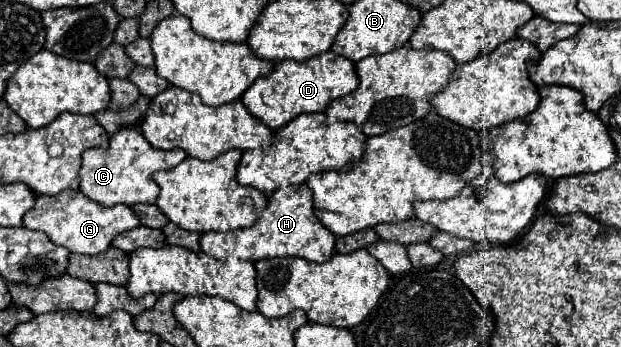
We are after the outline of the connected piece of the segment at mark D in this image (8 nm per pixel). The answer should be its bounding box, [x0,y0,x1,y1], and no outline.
[241,50,359,130]

